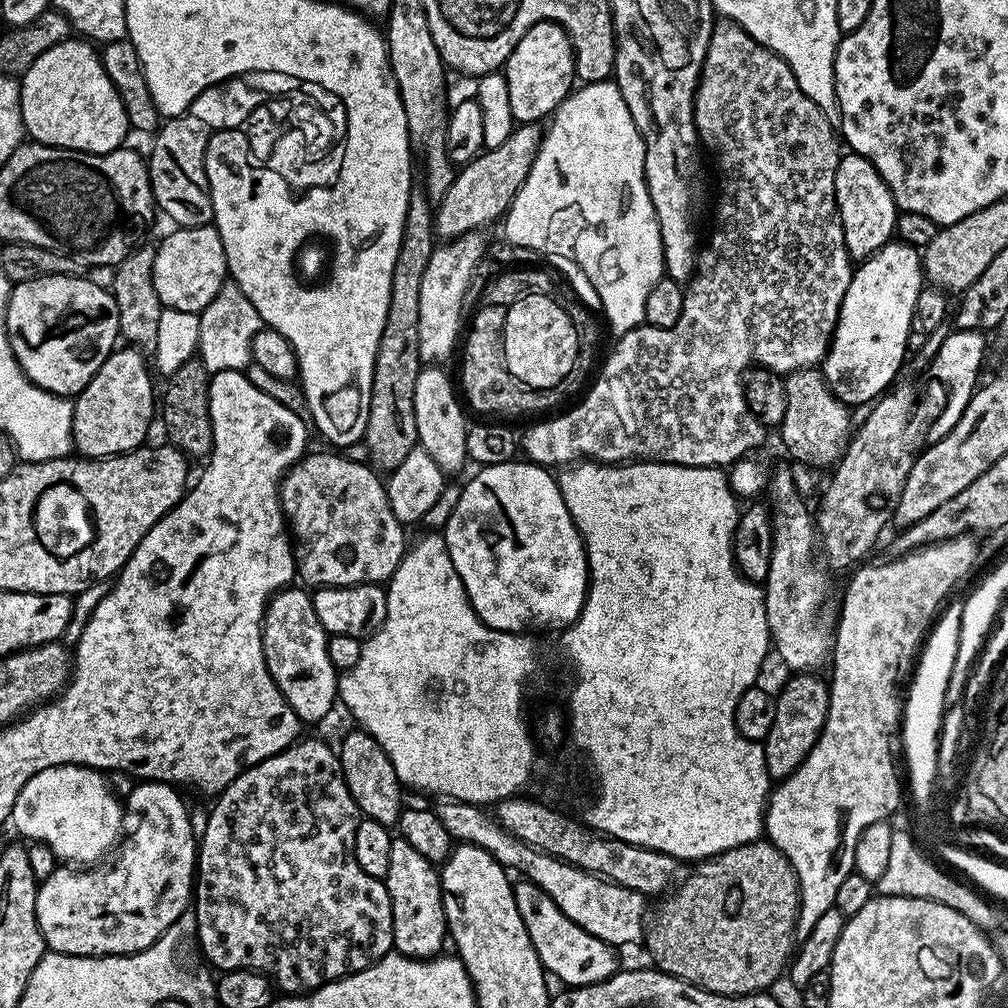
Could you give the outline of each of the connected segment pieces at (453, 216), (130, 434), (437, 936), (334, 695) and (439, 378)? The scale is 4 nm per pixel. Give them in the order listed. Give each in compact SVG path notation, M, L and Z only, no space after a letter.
M537 121L517 125L502 146L481 151L469 164L463 165L450 184L450 190L435 205L435 235L444 236L440 238L445 241L455 240L467 232L487 229L487 224L494 223L496 219L497 223L507 213L522 182L526 182L530 166L534 166L534 158L540 149L543 133L543 125Z
M136 346L117 347L102 362L72 406L72 447L81 457L103 458L133 452L145 443L158 412L158 392L152 389L150 364Z
M402 838L393 839L390 846L390 870L386 877L388 893L390 894L390 906L392 907L392 943L395 951L401 952L404 956L411 956L413 960L431 960L441 955L440 948L446 944L448 936L448 924L444 921L444 903L440 893L440 873L437 865L422 858L410 842Z
M303 587L281 588L268 602L264 612L262 650L270 678L305 725L324 720L338 704L338 673L328 653L328 631L314 614L314 602Z
M421 367L418 382L414 382L414 422L418 426L416 439L419 447L424 448L426 454L430 454L430 458L434 458L434 462L438 462L441 470L446 474L452 474L452 472L462 471L464 464L469 463L466 450L469 421L464 420L465 409L462 407L462 400L457 389L454 387L453 377L451 380L440 368L443 367Z

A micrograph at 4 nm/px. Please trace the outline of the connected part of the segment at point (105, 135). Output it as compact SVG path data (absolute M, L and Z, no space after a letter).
M69 38L58 42L58 46L50 46L50 50L46 50L30 70L26 70L19 85L24 130L35 143L94 154L112 152L125 143L124 135L129 135L130 129L122 98L118 98L114 82L106 78L99 51L87 39Z

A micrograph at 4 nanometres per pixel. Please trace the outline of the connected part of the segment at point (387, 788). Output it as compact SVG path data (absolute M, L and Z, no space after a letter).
M355 730L344 736L344 741L338 744L338 755L342 774L346 778L346 786L360 808L363 819L382 822L389 826L399 825L402 803L400 792L402 785L398 774L394 774L394 766L390 766L390 758L369 732Z

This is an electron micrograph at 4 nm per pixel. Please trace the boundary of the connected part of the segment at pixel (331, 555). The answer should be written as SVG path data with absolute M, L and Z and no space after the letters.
M335 451L311 452L301 456L287 469L280 482L280 507L294 537L296 576L304 579L305 585L312 584L313 589L341 588L351 584L383 585L392 579L406 551L406 528L398 522L398 518L394 518L394 510L390 510L385 481L367 463L347 460L344 454Z

